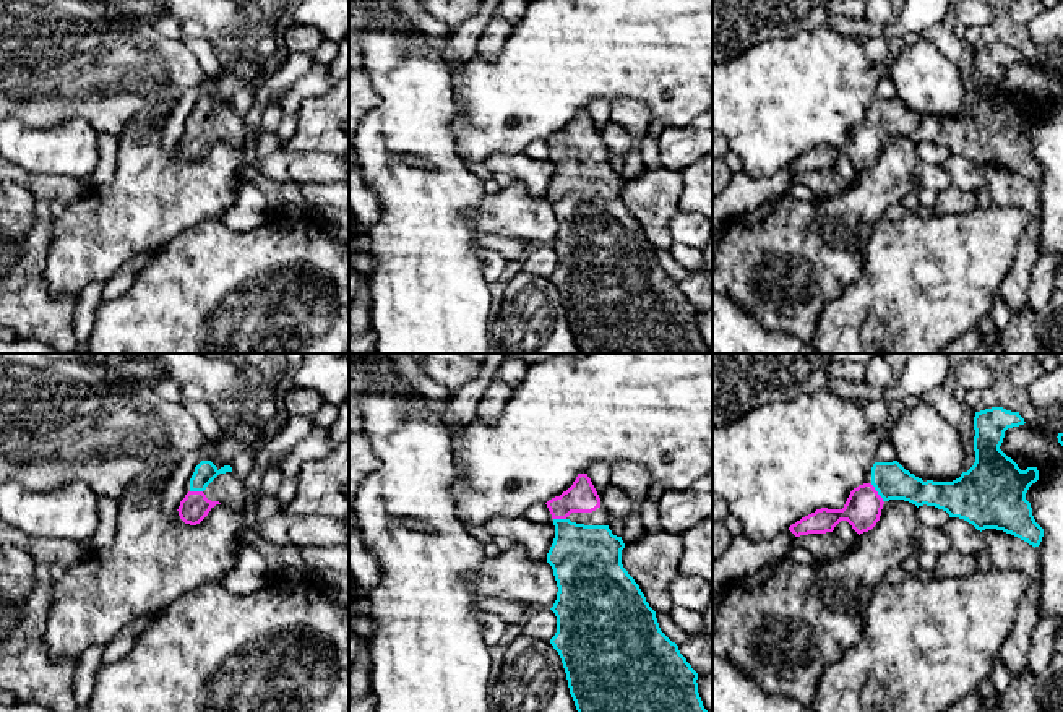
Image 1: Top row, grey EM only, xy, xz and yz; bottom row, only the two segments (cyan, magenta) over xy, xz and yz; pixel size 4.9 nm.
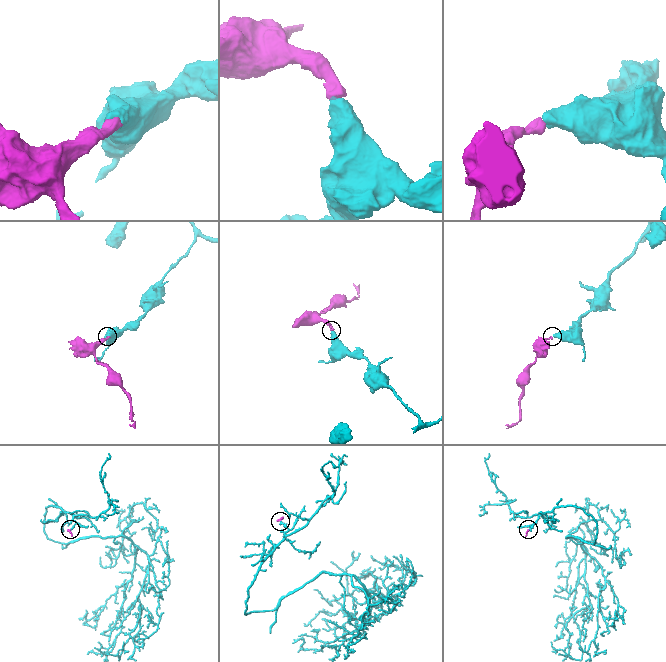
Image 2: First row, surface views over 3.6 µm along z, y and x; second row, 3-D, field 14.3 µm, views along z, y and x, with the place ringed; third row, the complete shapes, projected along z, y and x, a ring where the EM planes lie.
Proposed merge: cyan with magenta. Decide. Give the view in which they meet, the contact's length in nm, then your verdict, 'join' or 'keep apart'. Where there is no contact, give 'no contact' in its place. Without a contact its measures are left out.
yz | 120 nm | join

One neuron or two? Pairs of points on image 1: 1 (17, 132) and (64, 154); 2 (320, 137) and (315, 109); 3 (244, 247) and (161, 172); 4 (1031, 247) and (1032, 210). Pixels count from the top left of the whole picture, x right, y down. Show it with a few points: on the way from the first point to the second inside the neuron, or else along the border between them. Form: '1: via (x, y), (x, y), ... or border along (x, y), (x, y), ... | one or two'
1: via (28, 143), (36, 150), (52, 150) | one
2: via (320, 130), (320, 115) | one
3: border along (219, 219), (206, 219), (179, 235) | two
4: via (1031, 237), (1034, 219) | one

